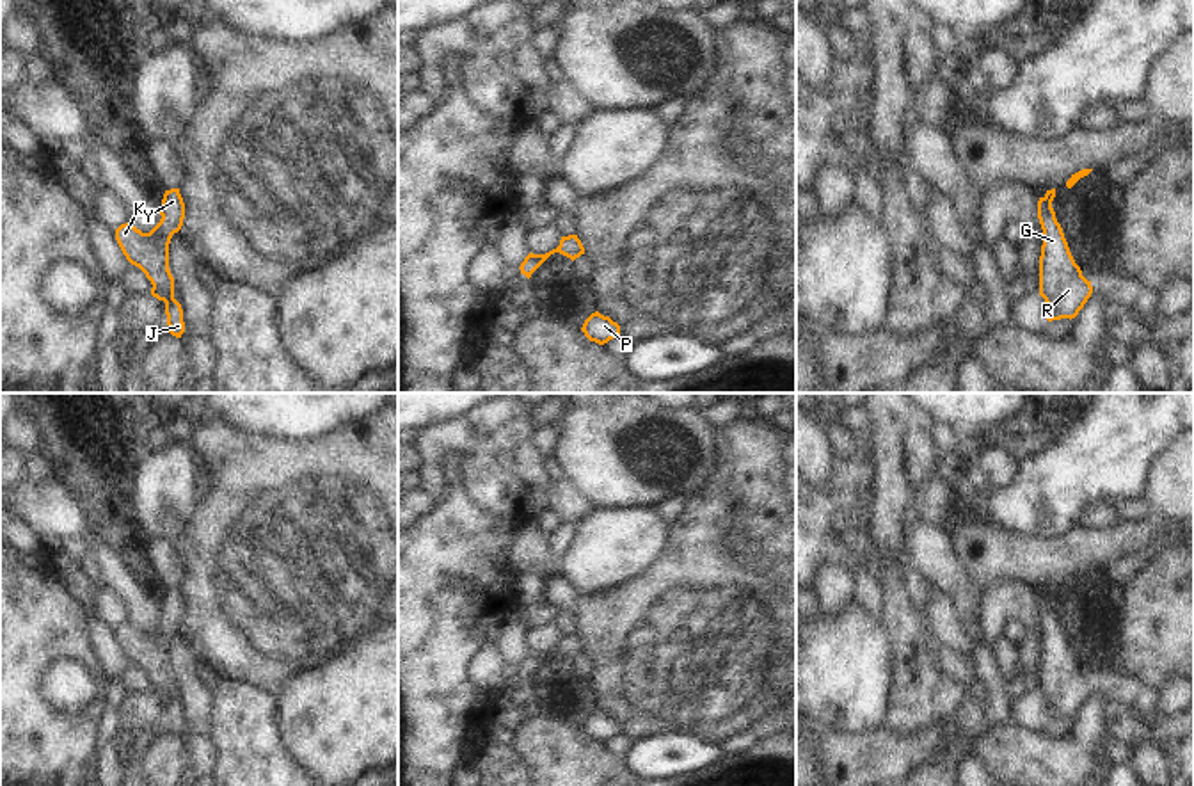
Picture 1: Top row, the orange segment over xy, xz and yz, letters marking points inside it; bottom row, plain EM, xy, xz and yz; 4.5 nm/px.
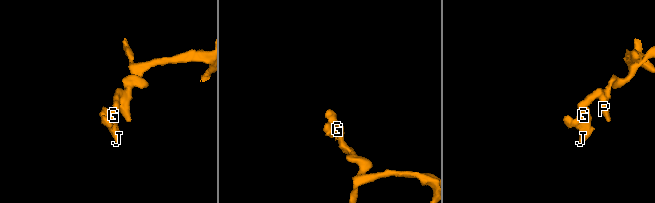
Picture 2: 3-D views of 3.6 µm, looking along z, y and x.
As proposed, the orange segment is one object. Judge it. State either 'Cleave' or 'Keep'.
Keep

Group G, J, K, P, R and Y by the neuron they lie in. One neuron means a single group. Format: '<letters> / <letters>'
G J K P R Y

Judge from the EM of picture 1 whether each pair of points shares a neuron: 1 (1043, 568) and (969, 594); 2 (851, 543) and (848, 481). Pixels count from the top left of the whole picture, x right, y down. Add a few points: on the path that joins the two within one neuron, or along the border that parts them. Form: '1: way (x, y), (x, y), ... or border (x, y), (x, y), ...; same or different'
1: way (1026, 568), (995, 568), (987, 577); same
2: way (848, 527), (848, 497); same

